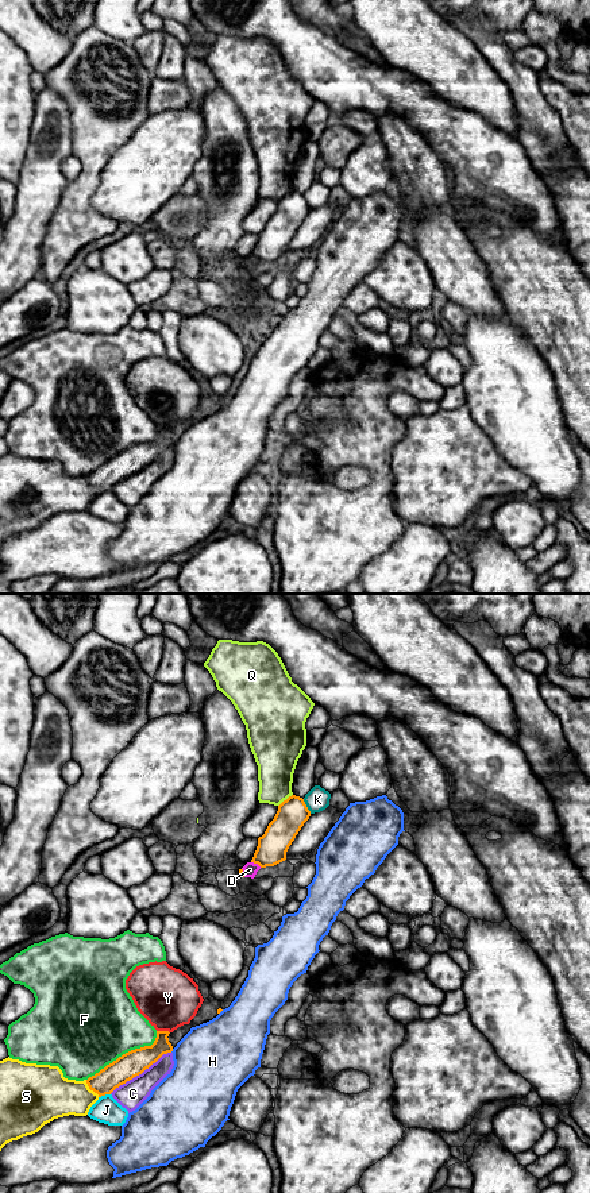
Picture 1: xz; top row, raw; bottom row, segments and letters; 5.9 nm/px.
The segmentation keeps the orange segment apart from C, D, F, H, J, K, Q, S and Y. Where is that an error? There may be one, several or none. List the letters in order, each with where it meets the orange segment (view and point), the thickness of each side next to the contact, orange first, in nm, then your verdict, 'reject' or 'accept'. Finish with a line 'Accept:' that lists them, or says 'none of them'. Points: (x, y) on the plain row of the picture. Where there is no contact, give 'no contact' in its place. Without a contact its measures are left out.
C: xz (139, 468) | 150/160 nm | reject
D: xz (257, 258) | 180/90 nm | reject
F: xz (126, 448) | 150/480 nm | reject
H: xz (172, 446) | 150/460 nm | reject
J: xz (104, 490) | 150/160 nm | reject
K: xz (305, 201) | 180/140 nm | reject
Q: xz (286, 195) | 180/240 nm | reject
S: xz (91, 485) | 150/280 nm | reject
Y: xz (164, 427) | 150/360 nm | reject
Accept: none of them

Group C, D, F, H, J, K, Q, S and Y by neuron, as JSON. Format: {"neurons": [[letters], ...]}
{"neurons": [["C"], ["D"], ["F"], ["H"], ["J"], ["K"], ["Q"], ["S"], ["Y"]]}

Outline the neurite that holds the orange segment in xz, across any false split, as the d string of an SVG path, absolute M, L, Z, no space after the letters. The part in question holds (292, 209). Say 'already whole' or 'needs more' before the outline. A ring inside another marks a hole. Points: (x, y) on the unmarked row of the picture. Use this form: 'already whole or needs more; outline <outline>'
already whole; outline M292 190L284 196L265 229L258 233L251 258L266 263L285 256L289 242L309 212L311 206L302 193Z

